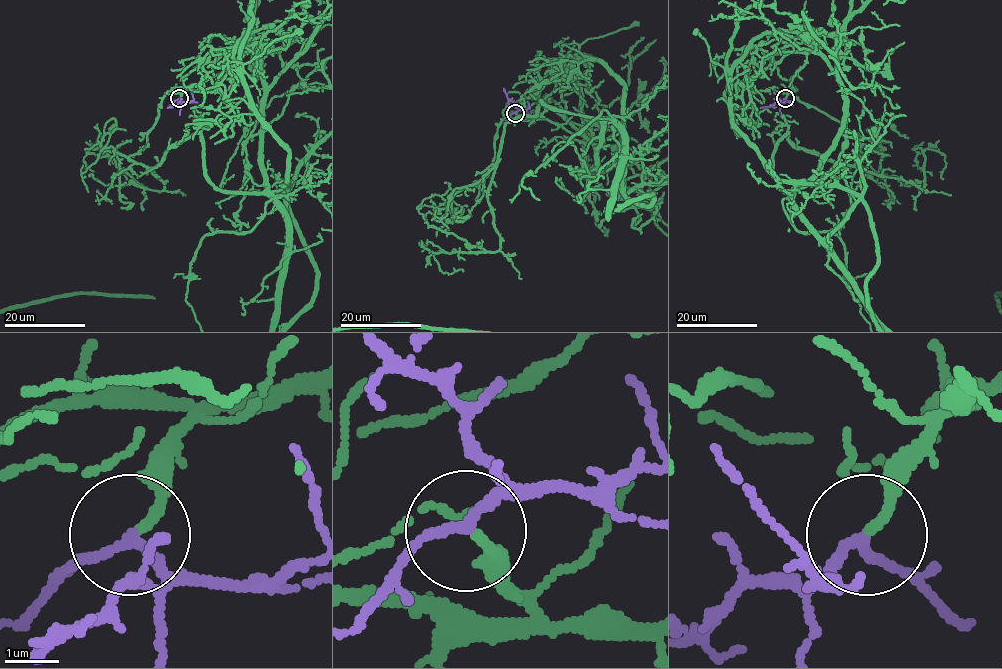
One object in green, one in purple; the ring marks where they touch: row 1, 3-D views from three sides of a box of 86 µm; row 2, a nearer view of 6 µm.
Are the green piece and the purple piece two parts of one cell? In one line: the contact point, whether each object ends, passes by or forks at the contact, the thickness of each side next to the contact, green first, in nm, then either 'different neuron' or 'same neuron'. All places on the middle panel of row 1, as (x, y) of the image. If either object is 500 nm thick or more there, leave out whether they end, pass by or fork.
at (515, 113); green ends there; purple passes by; 180 nm thick on the green side, 190 nm on the other; same neuron

